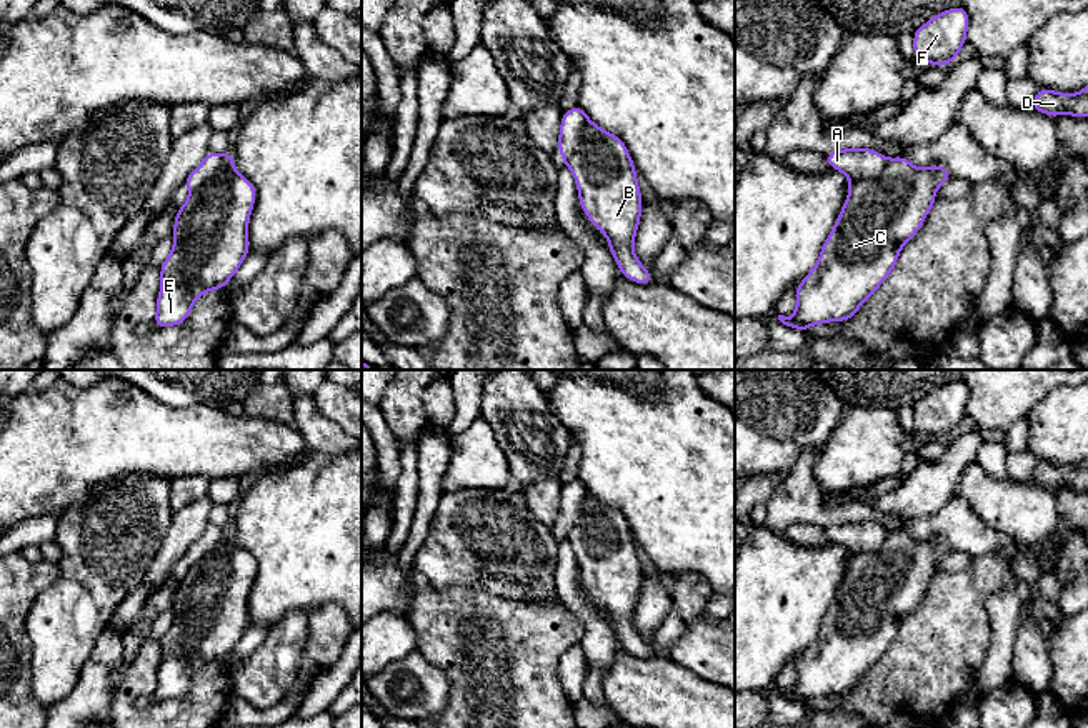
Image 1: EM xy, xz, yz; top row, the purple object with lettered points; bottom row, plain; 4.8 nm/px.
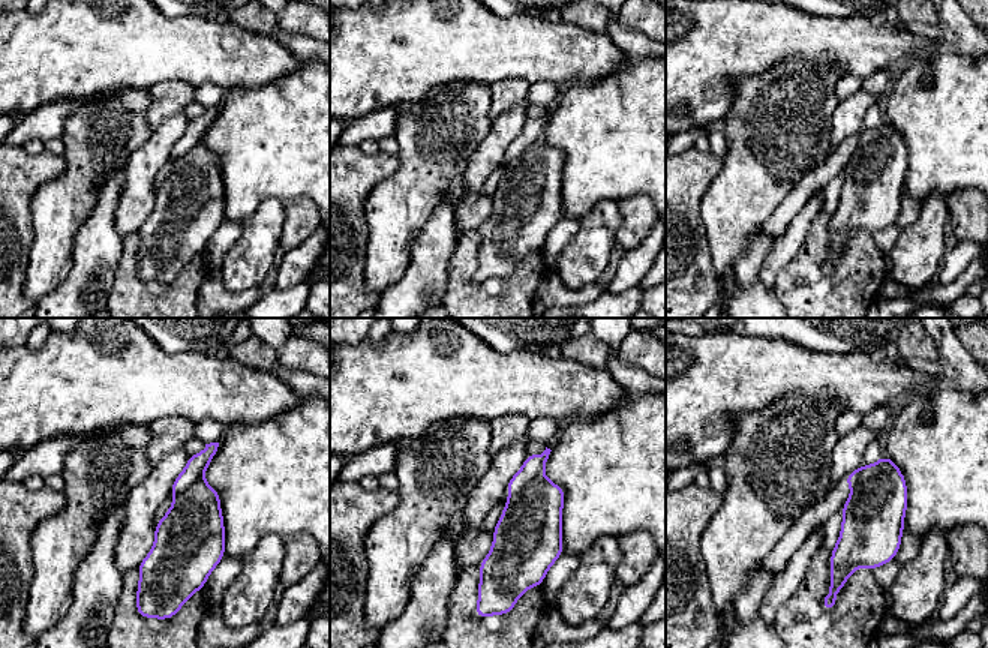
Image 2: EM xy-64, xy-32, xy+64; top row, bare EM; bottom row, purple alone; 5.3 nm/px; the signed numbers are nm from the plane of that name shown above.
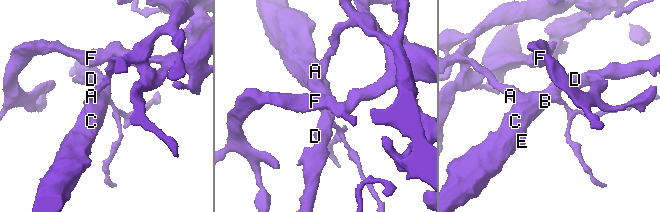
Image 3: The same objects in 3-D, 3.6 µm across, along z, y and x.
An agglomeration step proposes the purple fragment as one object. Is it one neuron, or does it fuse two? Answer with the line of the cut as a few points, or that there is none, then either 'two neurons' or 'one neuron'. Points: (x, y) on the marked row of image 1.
cut in xz along (588, 119), (582, 144), (565, 164); two neurons

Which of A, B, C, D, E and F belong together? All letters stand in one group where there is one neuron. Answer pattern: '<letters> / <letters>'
A F / B C D E

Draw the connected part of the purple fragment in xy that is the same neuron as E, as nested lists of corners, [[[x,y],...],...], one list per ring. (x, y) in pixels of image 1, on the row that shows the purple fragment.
[[[233,150],[223,153],[222,165],[177,210],[173,248],[158,267],[162,287],[157,297],[157,328],[182,325],[192,313],[197,298],[210,290],[225,290],[250,252],[248,222],[257,200],[255,185],[235,170]]]

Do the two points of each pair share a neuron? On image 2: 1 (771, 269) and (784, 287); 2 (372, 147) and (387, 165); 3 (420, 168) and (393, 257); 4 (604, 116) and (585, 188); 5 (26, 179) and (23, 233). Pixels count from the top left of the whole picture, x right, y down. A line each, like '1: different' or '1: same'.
1: different
2: different
3: same
4: same
5: same

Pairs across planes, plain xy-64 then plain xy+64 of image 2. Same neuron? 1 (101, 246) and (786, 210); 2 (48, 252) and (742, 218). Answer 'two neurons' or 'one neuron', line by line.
1: two neurons
2: one neuron

